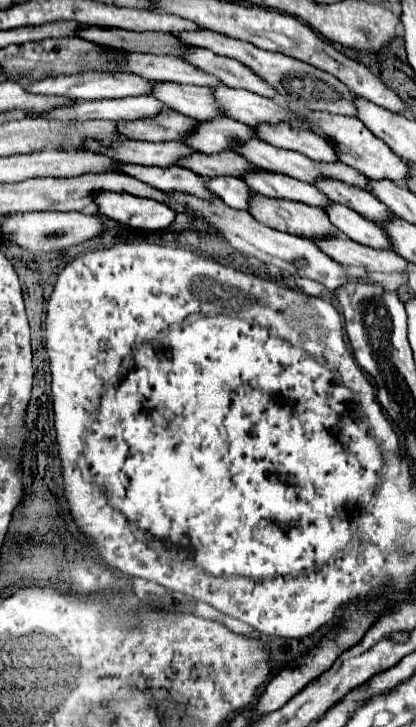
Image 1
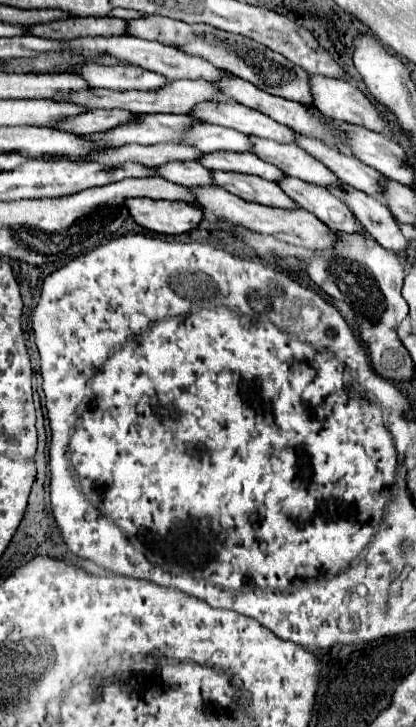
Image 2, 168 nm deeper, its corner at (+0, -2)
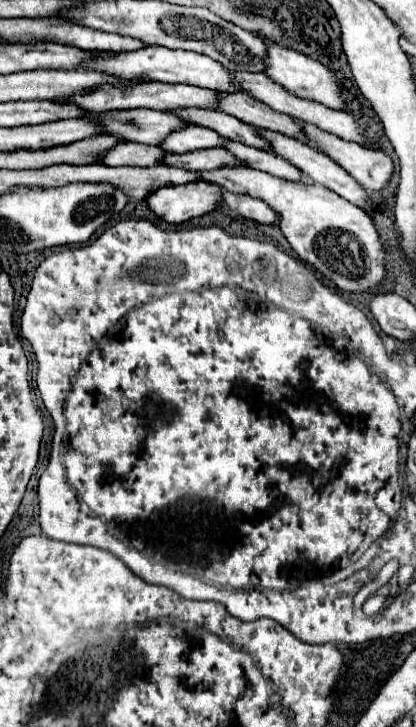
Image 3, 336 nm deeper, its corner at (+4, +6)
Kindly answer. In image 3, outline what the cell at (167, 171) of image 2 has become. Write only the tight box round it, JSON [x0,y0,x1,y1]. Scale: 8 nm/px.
[101,142,165,166]

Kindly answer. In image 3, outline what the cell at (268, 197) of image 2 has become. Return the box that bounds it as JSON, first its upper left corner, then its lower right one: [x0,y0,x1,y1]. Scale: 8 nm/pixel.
[165,148,241,170]

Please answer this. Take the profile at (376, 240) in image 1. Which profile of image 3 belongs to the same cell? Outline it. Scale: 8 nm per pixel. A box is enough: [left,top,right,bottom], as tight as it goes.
[225,140,301,182]

